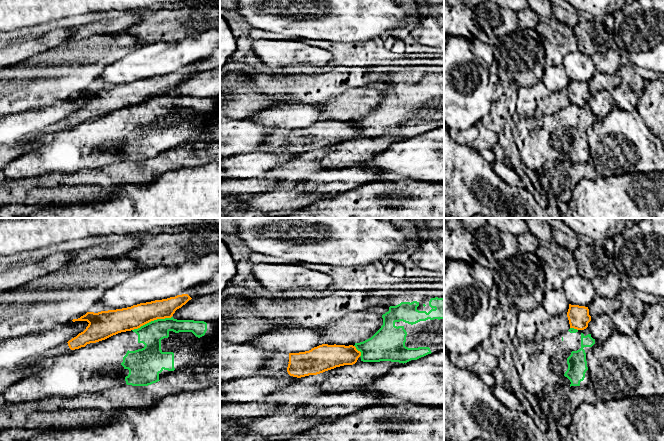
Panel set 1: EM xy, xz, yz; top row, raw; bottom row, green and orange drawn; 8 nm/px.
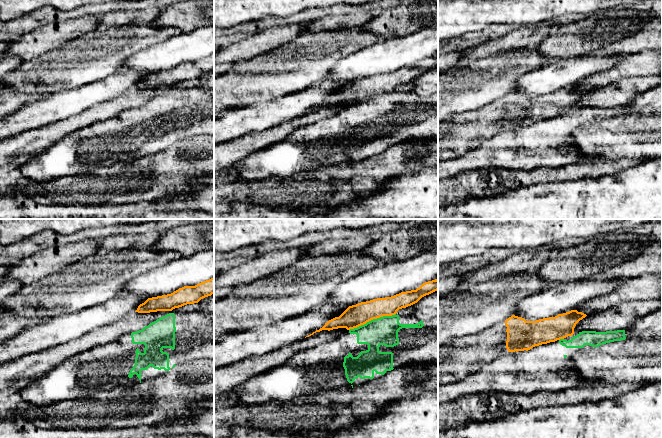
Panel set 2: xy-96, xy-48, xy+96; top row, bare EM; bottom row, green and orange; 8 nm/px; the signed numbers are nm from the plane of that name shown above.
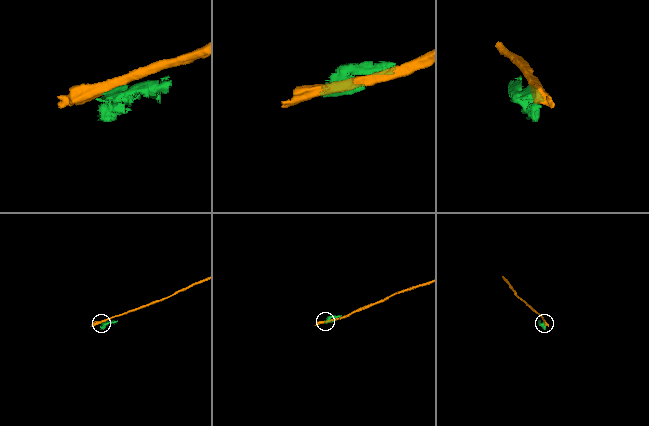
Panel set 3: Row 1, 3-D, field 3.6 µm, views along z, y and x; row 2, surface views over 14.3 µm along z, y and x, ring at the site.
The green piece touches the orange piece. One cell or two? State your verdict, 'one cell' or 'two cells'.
two cells

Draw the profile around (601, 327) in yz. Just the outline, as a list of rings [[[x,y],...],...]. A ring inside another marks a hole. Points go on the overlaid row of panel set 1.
[[[598,315],[588,323],[591,336],[598,342],[602,343],[607,340],[615,330],[615,325],[608,315]]]

